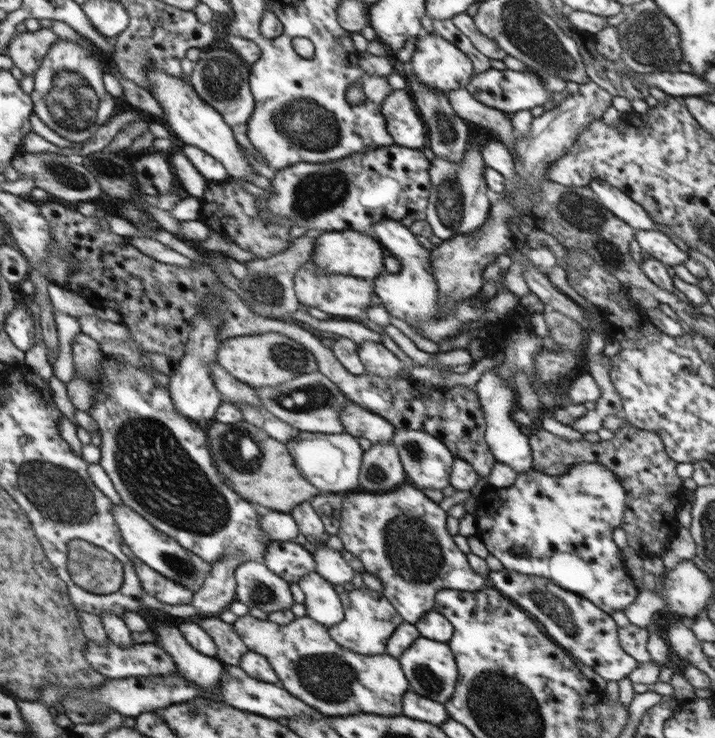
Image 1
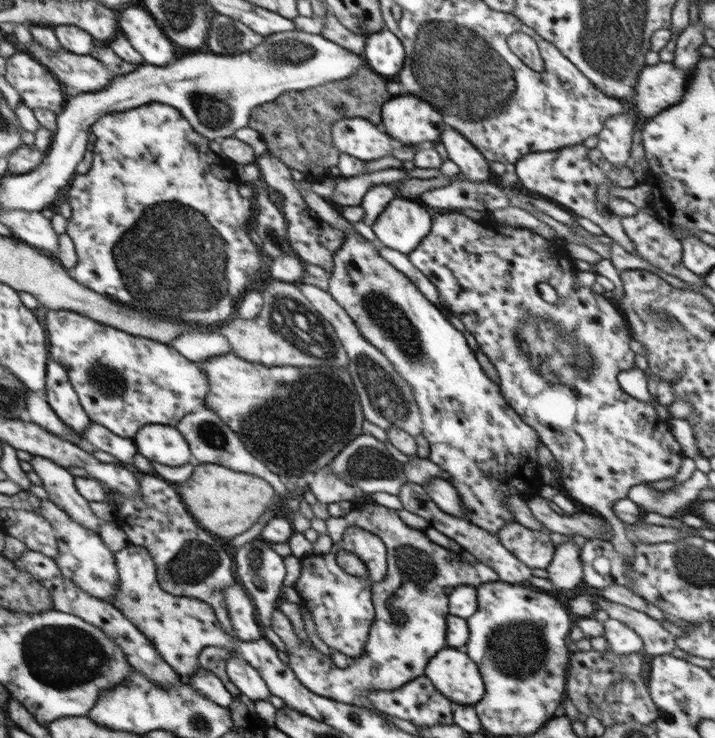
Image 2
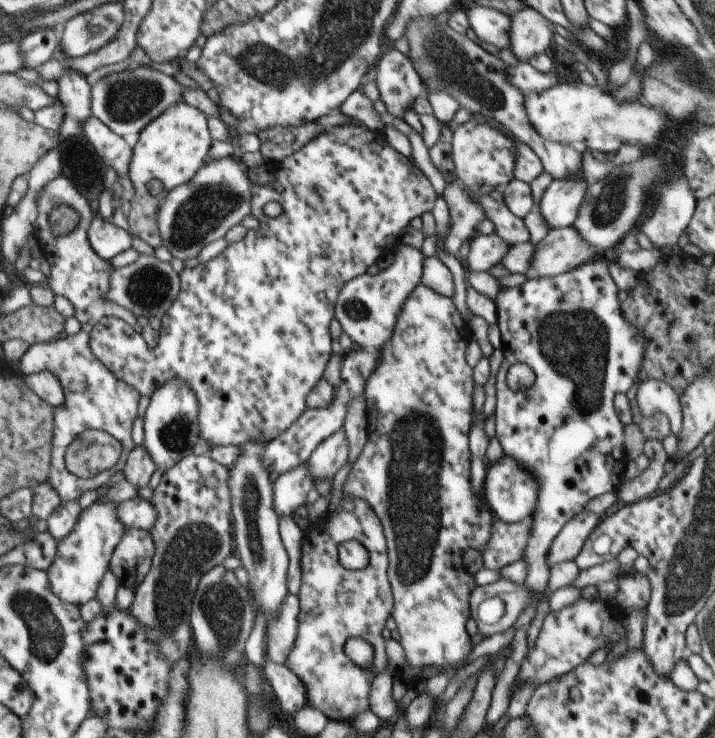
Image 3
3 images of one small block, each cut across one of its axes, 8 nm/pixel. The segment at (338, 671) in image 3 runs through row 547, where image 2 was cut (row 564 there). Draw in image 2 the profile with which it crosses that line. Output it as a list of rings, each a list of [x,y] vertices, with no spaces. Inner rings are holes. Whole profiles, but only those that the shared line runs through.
[[[350,526],[344,532],[342,540],[334,543],[327,554],[311,553],[301,559],[301,565],[301,576],[293,587],[300,594],[302,604],[311,613],[318,636],[328,648],[334,648],[349,658],[362,655],[375,619],[373,585],[384,580],[387,573],[386,545],[376,534]],[[340,550],[358,556],[368,568],[368,577],[341,572],[341,568],[335,562],[335,555]]]

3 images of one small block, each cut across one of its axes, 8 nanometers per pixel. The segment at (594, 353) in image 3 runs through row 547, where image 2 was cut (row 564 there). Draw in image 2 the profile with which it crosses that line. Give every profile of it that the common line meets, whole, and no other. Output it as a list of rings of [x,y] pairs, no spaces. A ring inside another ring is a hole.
[[[508,522],[497,538],[518,560],[532,568],[548,568],[554,558],[555,546],[549,532],[530,530],[518,522]]]

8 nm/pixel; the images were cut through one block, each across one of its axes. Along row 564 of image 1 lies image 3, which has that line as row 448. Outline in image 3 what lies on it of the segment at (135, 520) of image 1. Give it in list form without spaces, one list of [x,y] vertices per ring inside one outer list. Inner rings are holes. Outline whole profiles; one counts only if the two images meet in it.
[[[172,379],[155,390],[144,416],[145,438],[142,445],[152,455],[157,469],[171,469],[180,460],[193,454],[194,445],[201,437],[199,408],[196,393],[182,379]]]

